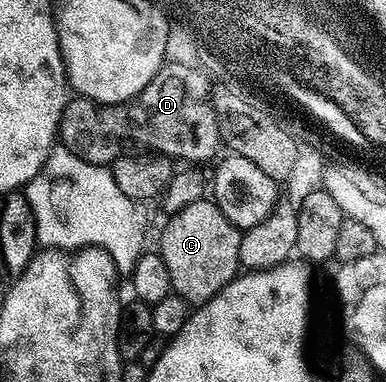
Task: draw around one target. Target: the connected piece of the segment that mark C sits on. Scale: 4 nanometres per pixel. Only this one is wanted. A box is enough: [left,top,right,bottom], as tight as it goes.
[158,199,241,307]

